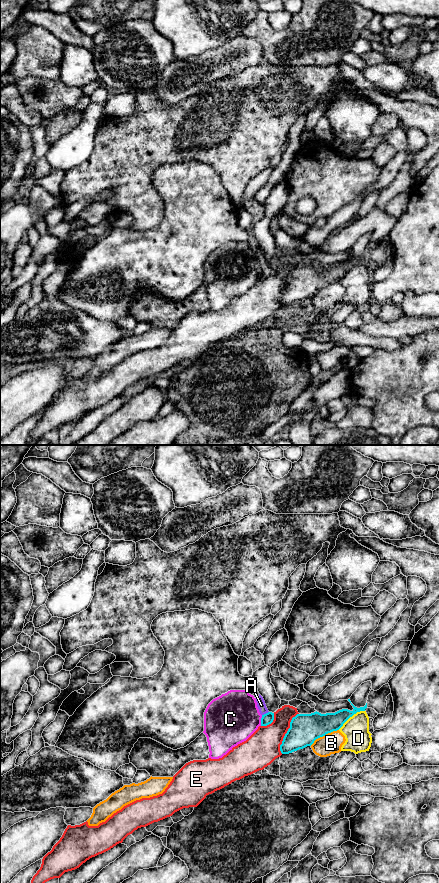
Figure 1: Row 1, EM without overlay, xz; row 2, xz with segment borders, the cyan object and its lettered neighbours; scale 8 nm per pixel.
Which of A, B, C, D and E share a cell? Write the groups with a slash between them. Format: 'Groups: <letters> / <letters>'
Groups: A / B / C / D / E

